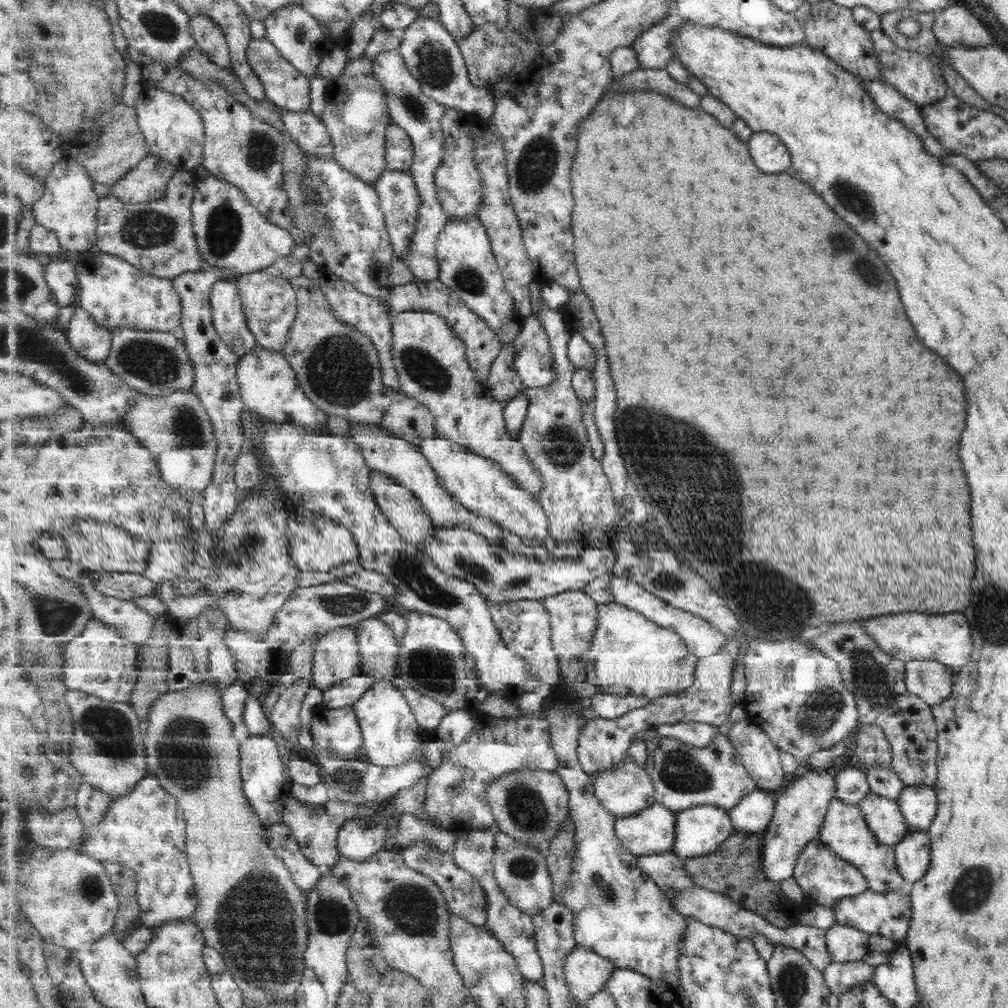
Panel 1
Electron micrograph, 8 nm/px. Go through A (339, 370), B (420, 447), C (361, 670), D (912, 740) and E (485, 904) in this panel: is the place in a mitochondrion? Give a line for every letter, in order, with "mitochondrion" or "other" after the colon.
A: mitochondrion
B: other
C: other
D: other
E: other

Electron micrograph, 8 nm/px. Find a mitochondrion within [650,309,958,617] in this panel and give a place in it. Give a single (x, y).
(669, 583)

